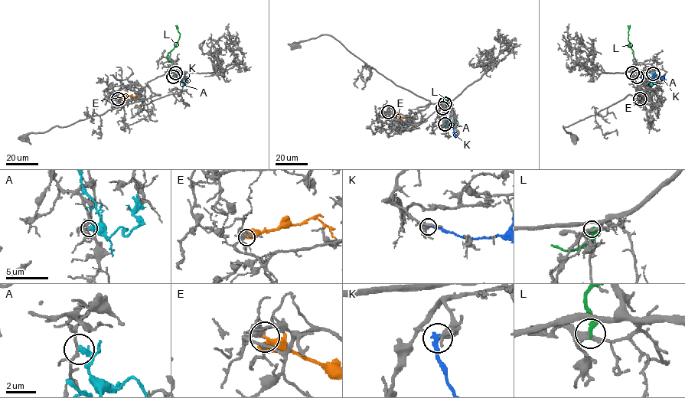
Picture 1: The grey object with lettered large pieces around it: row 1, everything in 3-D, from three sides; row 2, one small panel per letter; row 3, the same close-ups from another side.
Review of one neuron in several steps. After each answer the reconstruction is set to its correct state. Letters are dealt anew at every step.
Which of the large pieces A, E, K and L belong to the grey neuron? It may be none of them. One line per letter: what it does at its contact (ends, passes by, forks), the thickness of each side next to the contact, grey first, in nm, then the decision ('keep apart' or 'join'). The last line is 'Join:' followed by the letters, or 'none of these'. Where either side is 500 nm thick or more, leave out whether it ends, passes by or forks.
A: it ends | 140/440 nm | keep apart
E: it ends | 400/420 nm | keep apart
K: it ends | 360/300 nm | keep apart
L: it ends | 260/240 nm | keep apart
Join: none of these

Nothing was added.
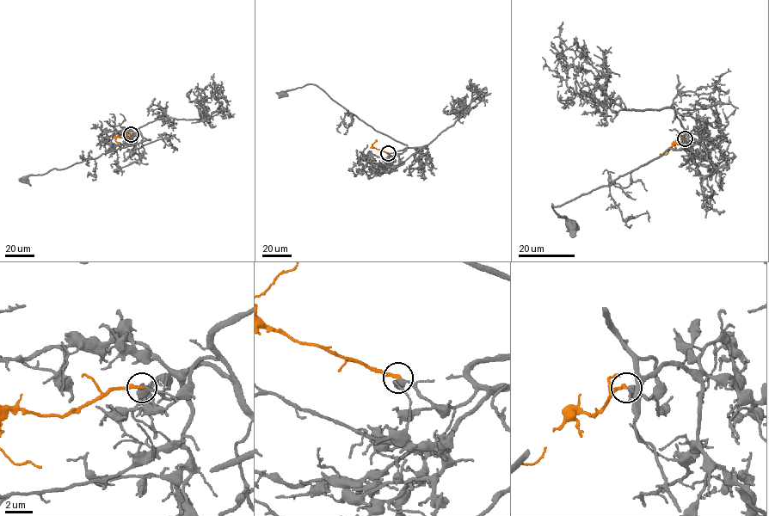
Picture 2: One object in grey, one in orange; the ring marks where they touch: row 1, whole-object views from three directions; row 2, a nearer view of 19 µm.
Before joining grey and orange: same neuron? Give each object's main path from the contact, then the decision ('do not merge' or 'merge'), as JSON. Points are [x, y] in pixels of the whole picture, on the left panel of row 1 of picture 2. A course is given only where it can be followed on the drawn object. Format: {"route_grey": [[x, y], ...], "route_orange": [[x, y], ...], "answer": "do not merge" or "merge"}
{"route_grey": [[131, 134], [134, 135], [138, 131], [150, 139], [103, 153], [63, 168], [28, 175], [24, 179]], "route_orange": [[131, 134], [117, 137], [115, 140], [119, 142]], "answer": "merge"}

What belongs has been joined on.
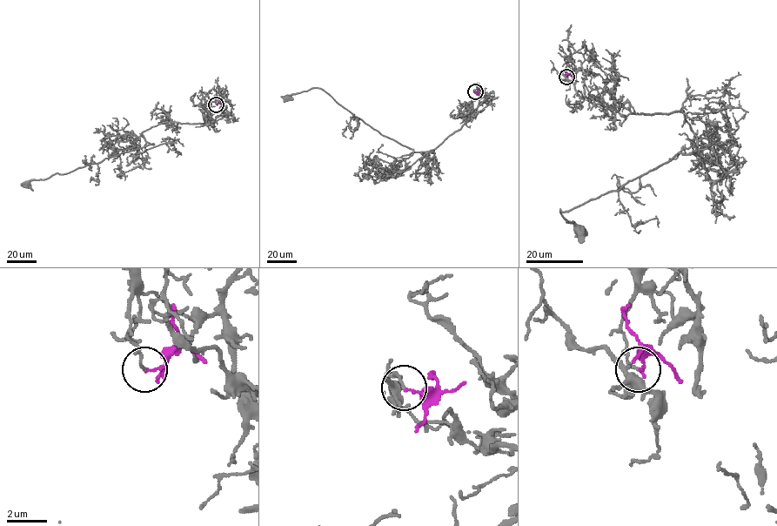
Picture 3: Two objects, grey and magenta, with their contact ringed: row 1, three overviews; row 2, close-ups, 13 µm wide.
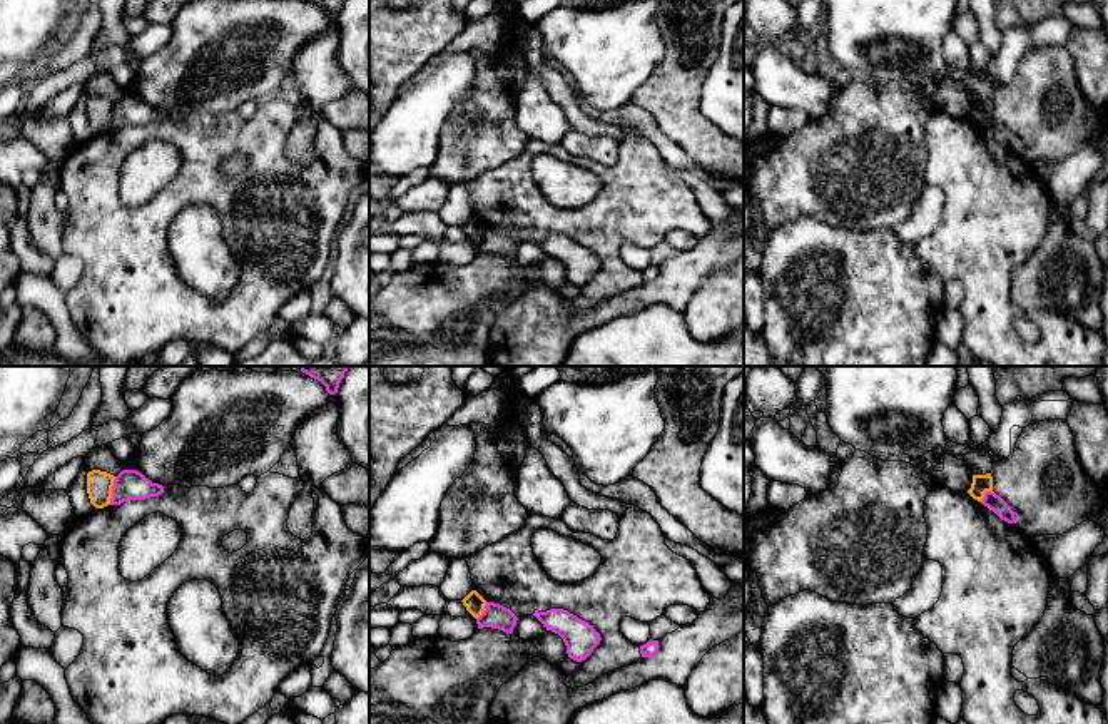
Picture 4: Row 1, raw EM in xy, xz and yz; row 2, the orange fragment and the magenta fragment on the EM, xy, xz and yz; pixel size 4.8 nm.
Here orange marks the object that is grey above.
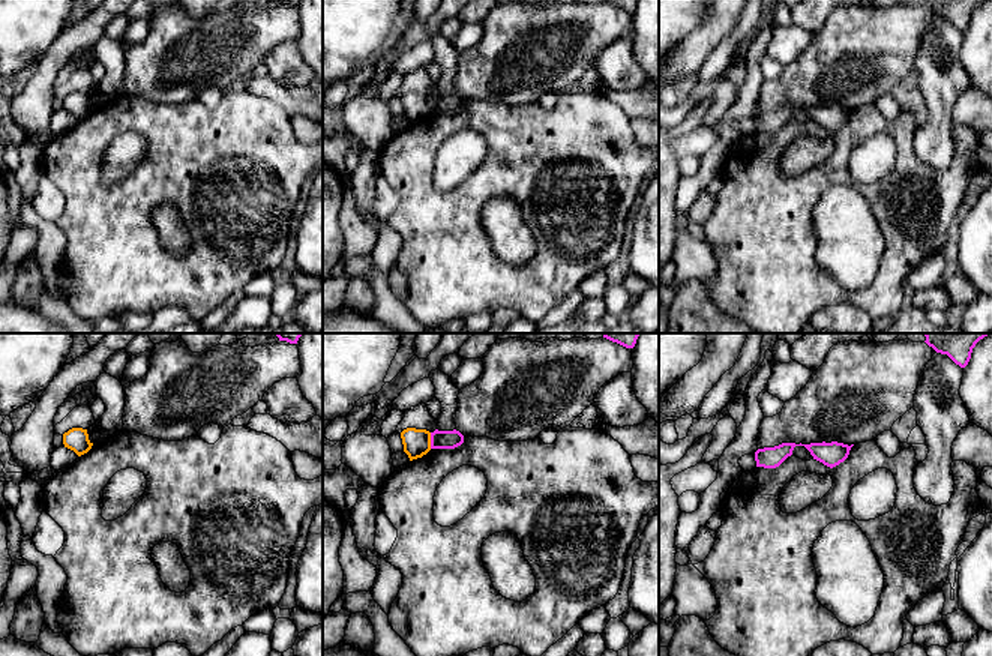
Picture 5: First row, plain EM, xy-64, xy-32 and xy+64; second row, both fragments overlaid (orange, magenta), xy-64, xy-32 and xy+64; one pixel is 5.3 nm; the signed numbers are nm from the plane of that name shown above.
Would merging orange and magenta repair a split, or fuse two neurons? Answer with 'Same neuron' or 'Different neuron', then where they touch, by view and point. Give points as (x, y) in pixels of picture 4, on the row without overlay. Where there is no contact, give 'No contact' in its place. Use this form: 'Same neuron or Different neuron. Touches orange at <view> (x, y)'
Different neuron. Touches orange at xy (111, 116)

